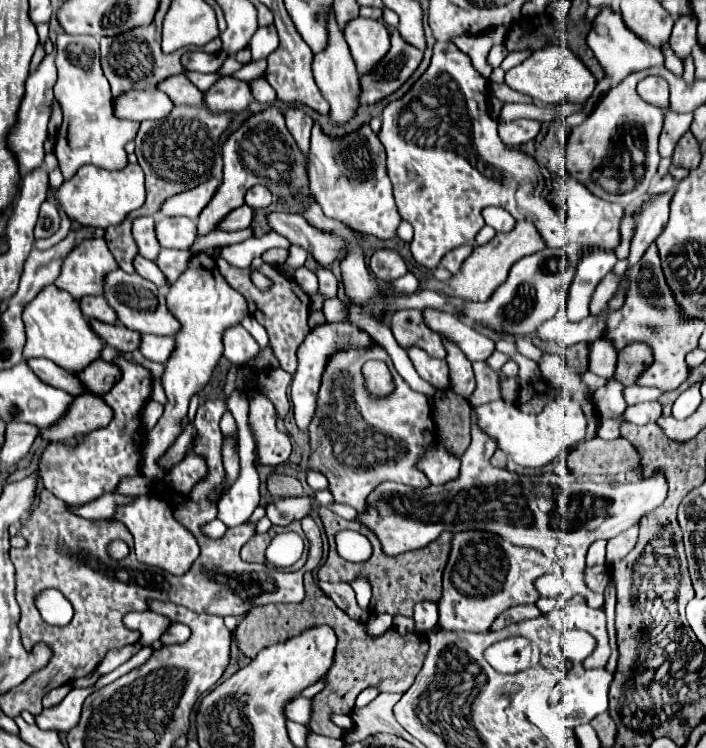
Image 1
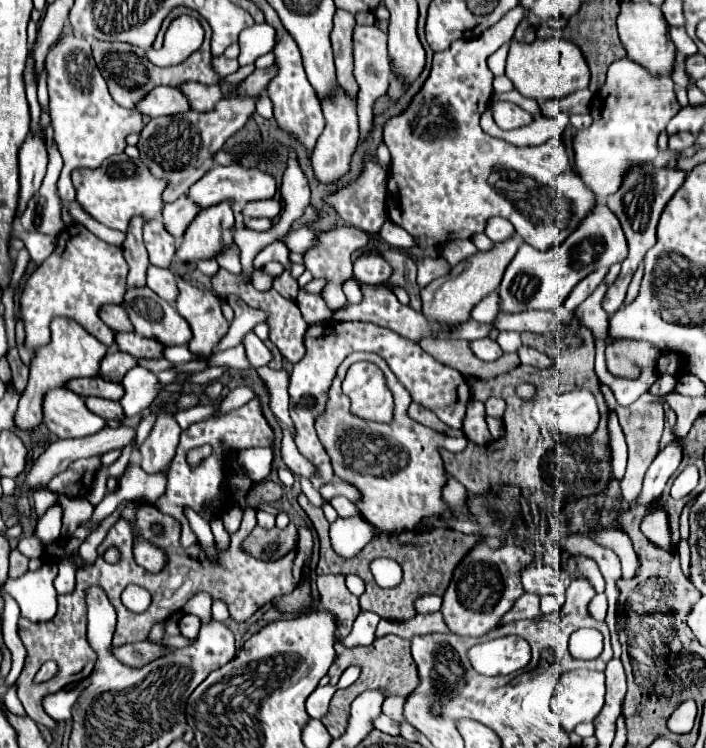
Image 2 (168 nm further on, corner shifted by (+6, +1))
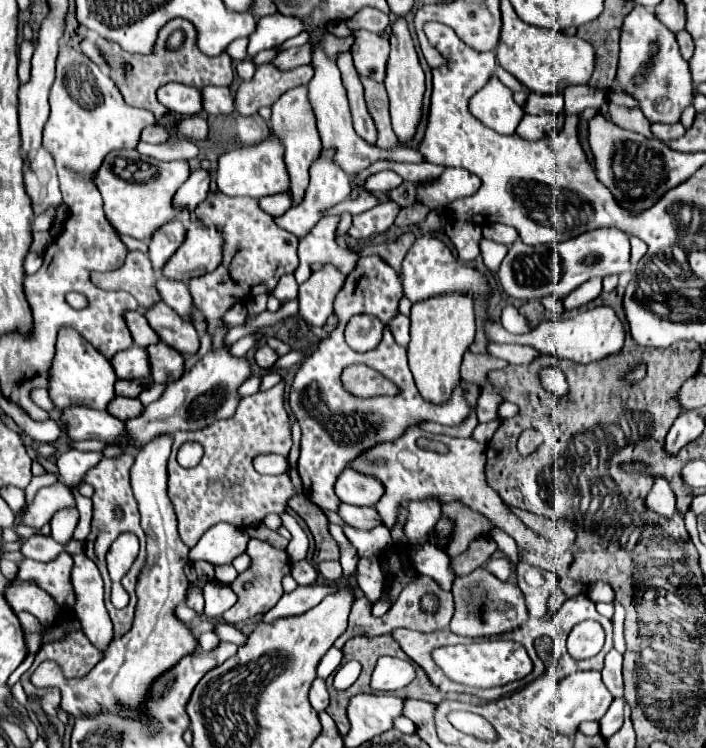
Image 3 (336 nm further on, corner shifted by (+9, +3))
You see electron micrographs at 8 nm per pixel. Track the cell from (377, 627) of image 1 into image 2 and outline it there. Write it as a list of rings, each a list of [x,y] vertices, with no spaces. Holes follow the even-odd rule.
[[[362,611],[360,617],[354,621],[352,631],[348,637],[342,639],[344,645],[354,647],[354,645],[372,645],[376,639],[376,625],[378,625],[378,615],[370,611]]]

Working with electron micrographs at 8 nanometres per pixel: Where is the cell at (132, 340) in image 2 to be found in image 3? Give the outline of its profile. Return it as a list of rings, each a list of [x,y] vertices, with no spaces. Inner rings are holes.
[[[165,343],[147,349],[151,359],[151,377],[155,383],[173,383],[185,373],[185,357]]]

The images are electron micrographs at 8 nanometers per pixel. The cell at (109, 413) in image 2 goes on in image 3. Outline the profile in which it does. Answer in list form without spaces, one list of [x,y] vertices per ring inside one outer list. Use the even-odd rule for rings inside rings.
[[[115,397],[111,403],[109,403],[109,413],[127,421],[127,419],[133,419],[133,417],[139,417],[143,413],[143,403],[139,399],[129,399],[129,397]]]

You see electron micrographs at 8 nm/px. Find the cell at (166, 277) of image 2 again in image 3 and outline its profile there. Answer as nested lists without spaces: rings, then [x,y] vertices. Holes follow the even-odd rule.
[[[163,275],[157,277],[157,291],[163,297],[163,301],[175,309],[183,319],[191,317],[193,311],[193,297],[189,293],[187,283],[175,283],[171,279],[165,279]]]

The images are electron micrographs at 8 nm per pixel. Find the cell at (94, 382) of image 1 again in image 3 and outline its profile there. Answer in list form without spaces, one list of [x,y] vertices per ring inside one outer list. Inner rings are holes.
[[[141,347],[119,351],[119,355],[111,359],[111,365],[119,379],[149,379],[151,377],[151,365],[149,365],[147,351]]]

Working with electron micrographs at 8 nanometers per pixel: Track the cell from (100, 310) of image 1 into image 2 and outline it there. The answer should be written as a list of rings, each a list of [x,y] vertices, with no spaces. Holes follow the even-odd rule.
[[[102,305],[98,317],[114,331],[134,331],[126,311],[120,305]]]

